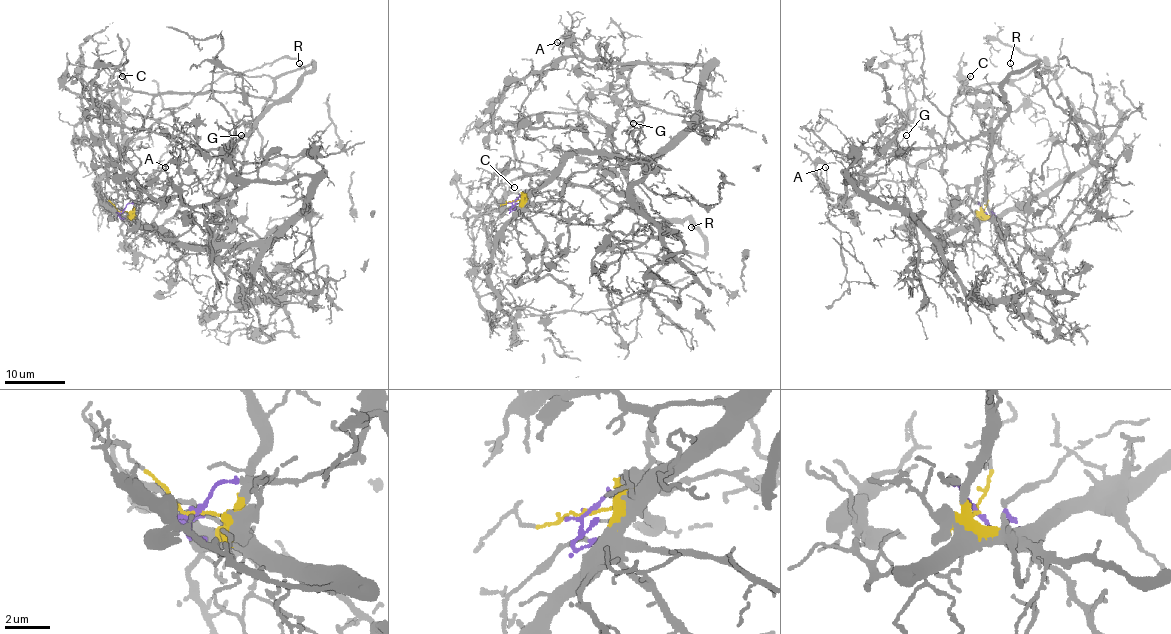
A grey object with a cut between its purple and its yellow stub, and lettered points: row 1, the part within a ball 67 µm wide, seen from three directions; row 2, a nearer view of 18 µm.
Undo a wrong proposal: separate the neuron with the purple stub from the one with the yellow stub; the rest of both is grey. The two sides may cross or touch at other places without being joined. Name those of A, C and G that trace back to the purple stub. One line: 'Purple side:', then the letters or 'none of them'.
Purple side: C, G

